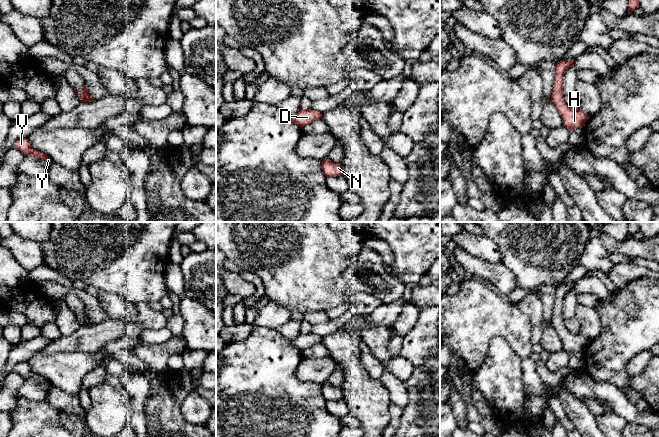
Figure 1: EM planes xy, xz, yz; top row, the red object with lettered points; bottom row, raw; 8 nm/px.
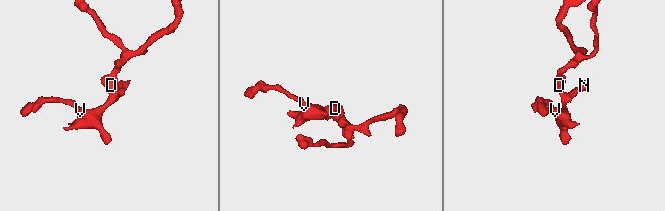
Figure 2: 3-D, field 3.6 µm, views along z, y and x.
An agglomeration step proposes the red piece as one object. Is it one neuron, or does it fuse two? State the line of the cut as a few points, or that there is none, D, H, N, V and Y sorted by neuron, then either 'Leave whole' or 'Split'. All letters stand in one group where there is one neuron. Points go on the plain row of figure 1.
No split. Groups: D H N V Y. Leave whole

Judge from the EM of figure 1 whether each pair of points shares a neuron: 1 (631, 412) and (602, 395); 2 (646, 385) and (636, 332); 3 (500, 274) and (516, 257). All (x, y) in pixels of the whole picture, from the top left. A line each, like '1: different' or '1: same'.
1: same
2: different
3: different

